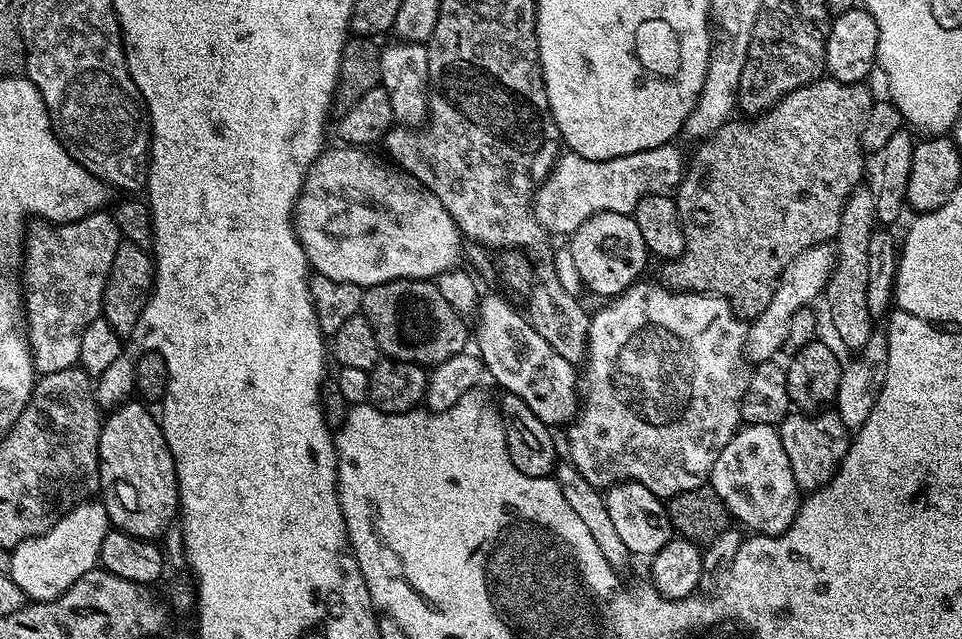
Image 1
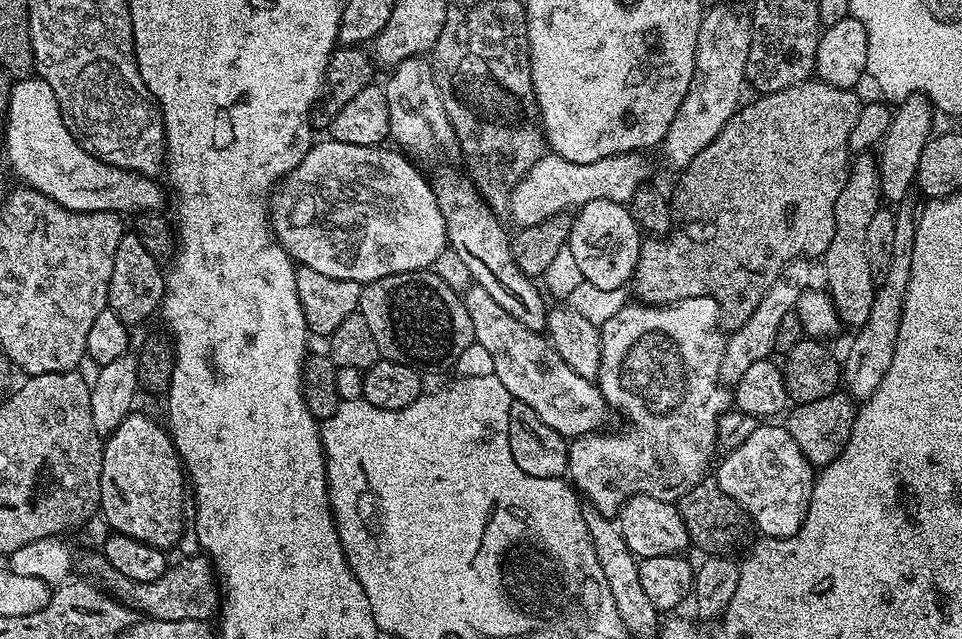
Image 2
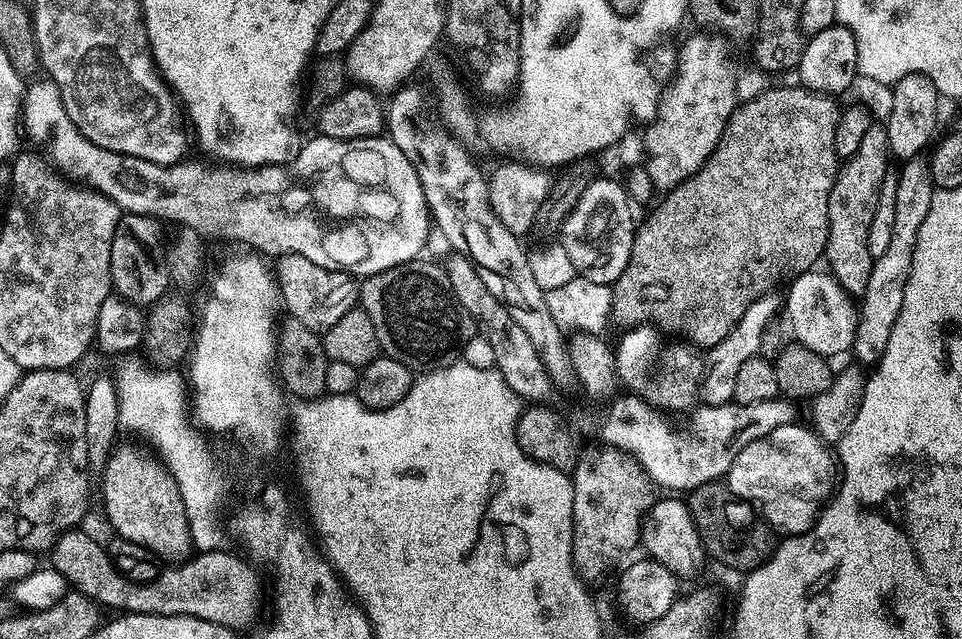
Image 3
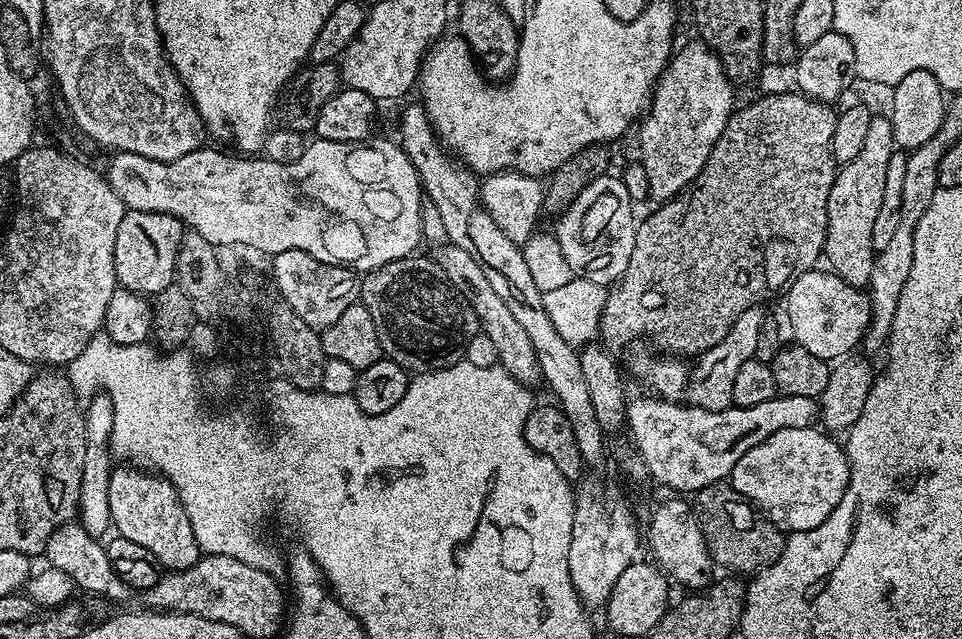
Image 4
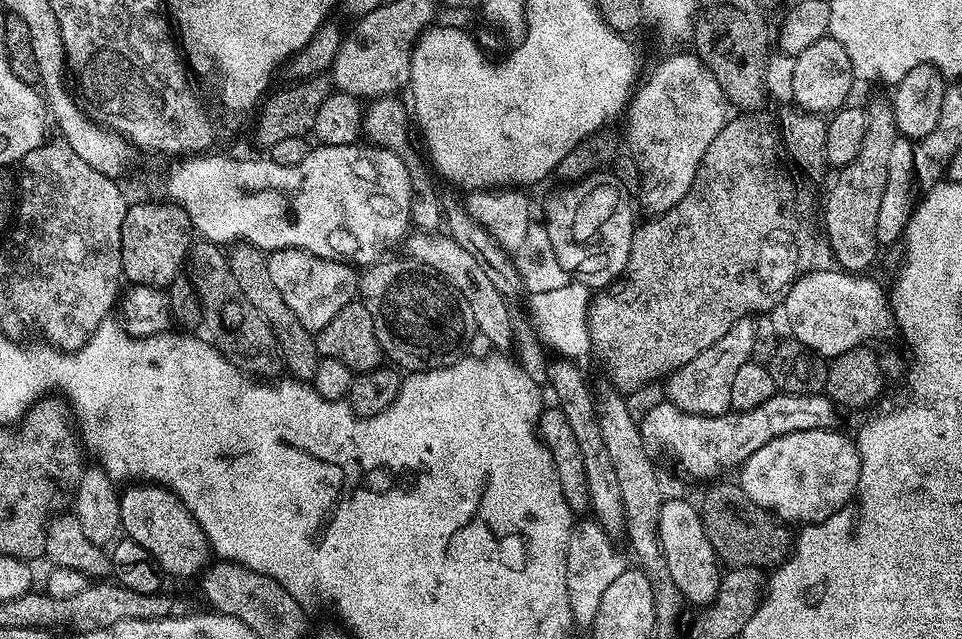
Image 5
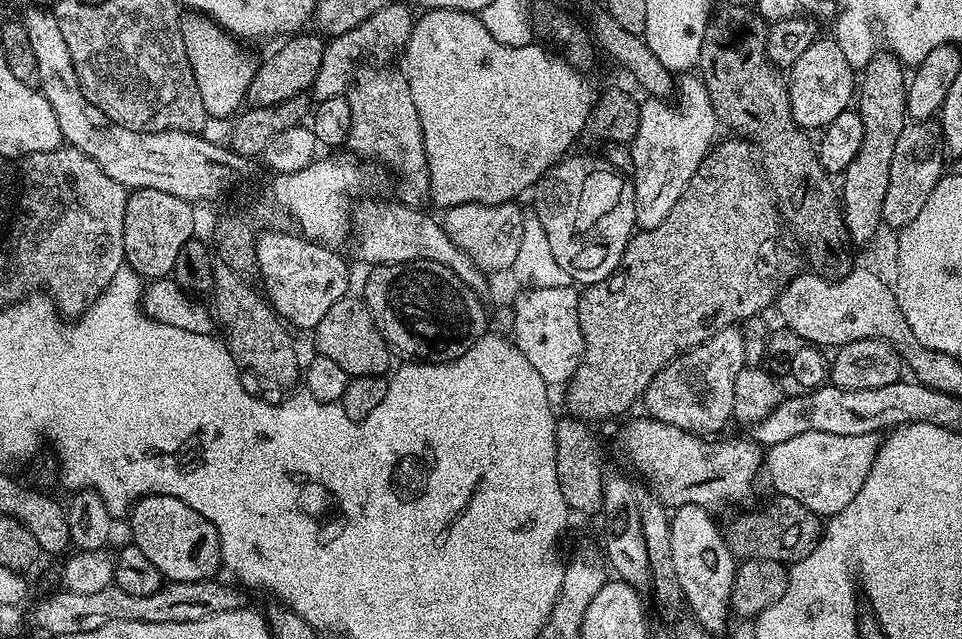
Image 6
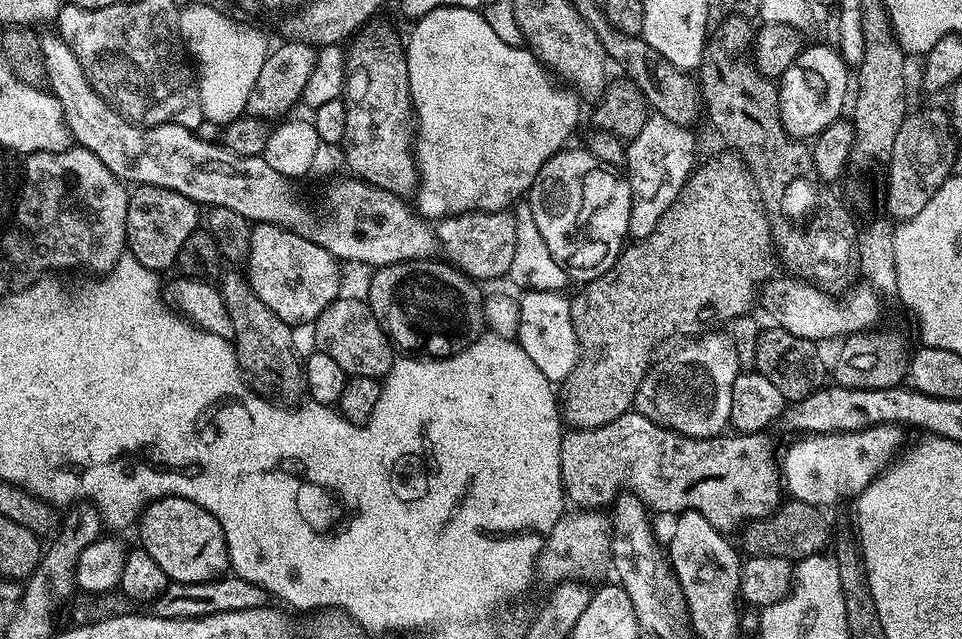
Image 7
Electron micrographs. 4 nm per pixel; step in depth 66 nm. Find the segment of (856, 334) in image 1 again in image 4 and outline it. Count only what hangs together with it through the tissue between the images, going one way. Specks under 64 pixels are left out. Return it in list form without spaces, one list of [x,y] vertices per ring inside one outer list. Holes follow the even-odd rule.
[[[873,115],[866,138],[858,155],[850,162],[839,165],[828,199],[828,233],[824,239],[823,255],[828,256],[827,267],[848,284],[861,289],[869,283],[871,268],[877,251],[873,248],[874,222],[882,210],[882,194],[886,190],[886,166],[890,166],[892,153],[897,151],[892,121],[887,115]]]

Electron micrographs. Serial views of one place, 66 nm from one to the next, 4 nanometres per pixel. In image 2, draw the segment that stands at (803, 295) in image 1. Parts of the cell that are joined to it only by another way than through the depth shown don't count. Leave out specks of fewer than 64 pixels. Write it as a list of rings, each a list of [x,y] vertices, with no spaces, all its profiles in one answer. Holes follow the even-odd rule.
[[[803,259],[794,260],[787,264],[778,274],[774,286],[770,286],[770,290],[766,290],[762,302],[758,302],[754,314],[750,314],[750,318],[746,318],[746,322],[727,337],[719,374],[725,385],[736,385],[738,378],[742,378],[742,373],[749,366],[754,362],[769,359],[773,355],[778,326],[782,326],[782,318],[786,318],[786,314],[794,311],[799,296],[809,287],[808,268],[804,264],[807,263]]]

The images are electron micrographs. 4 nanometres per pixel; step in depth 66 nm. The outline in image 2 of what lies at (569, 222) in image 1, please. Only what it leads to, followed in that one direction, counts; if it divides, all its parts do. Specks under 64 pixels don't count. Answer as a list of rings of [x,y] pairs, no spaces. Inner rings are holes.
[[[622,152],[619,156],[602,158],[593,164],[566,162],[566,158],[545,154],[517,184],[511,185],[508,208],[520,228],[529,228],[551,216],[567,213],[567,208],[579,210],[591,200],[613,200],[627,205],[634,198],[634,190],[645,187],[652,176],[652,164],[640,152]]]

